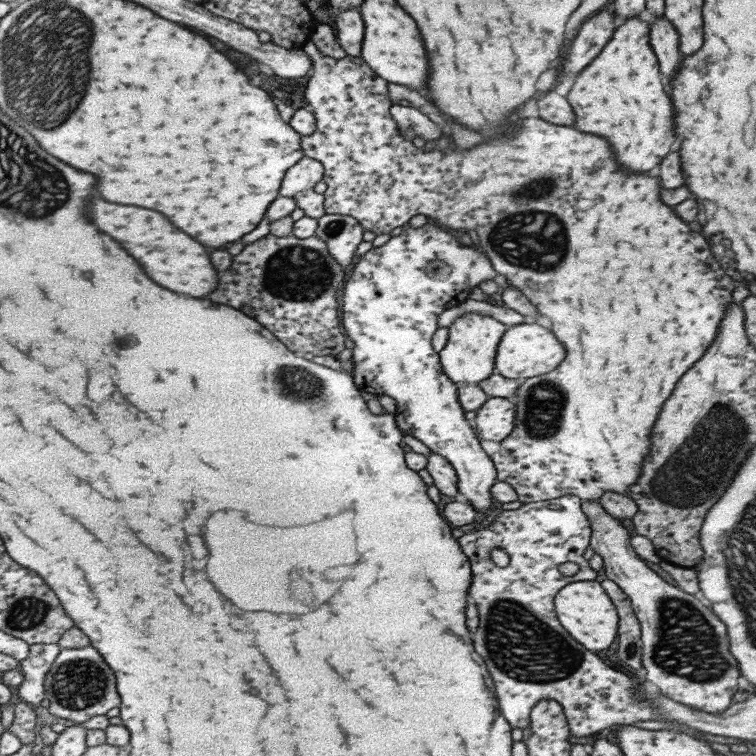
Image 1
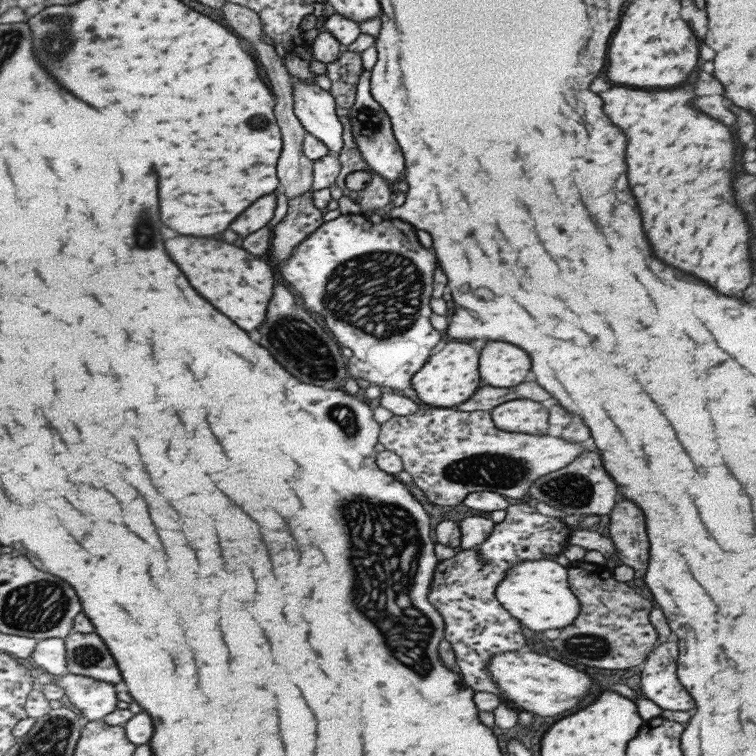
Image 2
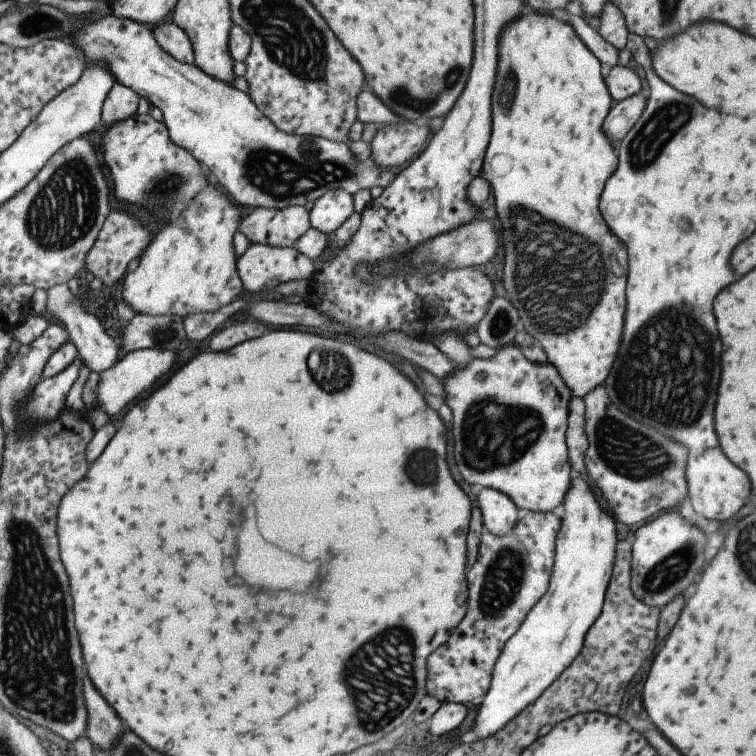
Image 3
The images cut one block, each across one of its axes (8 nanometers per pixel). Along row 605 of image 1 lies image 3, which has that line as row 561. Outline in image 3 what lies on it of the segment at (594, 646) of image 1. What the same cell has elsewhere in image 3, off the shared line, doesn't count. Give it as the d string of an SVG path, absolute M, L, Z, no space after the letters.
M574 475L574 487L569 489L564 500L564 518L557 537L553 562L553 572L548 590L538 603L528 612L520 629L504 644L500 657L492 670L490 687L478 702L476 719L464 743L491 738L508 727L526 708L536 703L538 698L562 675L576 659L583 646L587 631L602 613L605 593L612 577L616 546L619 543L612 516L600 507L592 492L592 486L585 476Z

